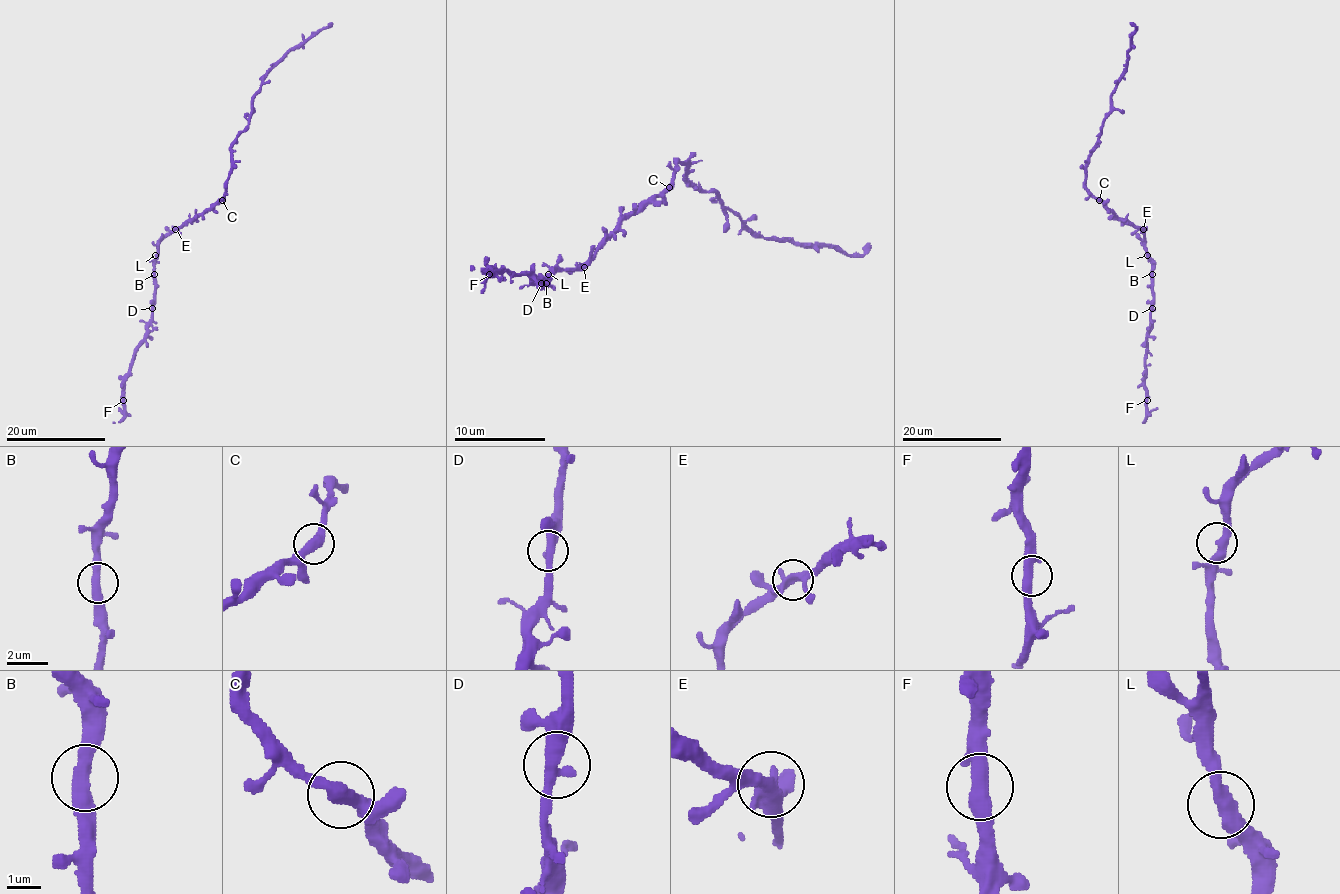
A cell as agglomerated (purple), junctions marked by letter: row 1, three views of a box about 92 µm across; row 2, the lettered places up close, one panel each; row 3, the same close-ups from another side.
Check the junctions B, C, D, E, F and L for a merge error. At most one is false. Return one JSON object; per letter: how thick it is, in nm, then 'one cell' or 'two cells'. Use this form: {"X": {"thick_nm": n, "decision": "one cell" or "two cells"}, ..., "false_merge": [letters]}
{"B": {"thick_nm": 440, "decision": "one cell"}, "C": {"thick_nm": 420, "decision": "one cell"}, "D": {"thick_nm": 400, "decision": "one cell"}, "E": {"thick_nm": 400, "decision": "one cell"}, "F": {"thick_nm": 440, "decision": "one cell"}, "L": {"thick_nm": 440, "decision": "one cell"}, "false_merge": []}

